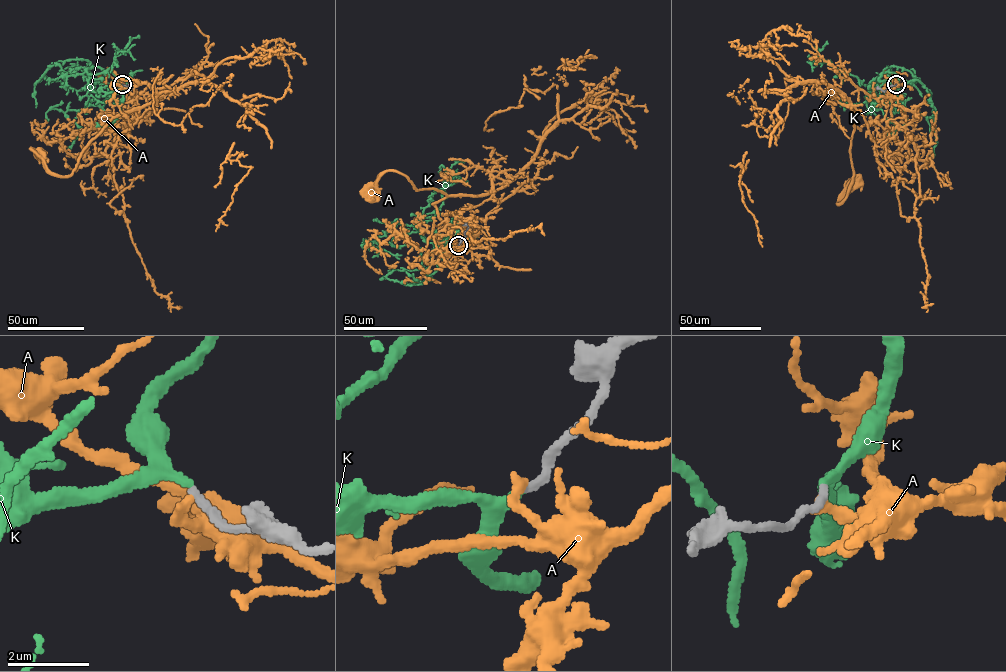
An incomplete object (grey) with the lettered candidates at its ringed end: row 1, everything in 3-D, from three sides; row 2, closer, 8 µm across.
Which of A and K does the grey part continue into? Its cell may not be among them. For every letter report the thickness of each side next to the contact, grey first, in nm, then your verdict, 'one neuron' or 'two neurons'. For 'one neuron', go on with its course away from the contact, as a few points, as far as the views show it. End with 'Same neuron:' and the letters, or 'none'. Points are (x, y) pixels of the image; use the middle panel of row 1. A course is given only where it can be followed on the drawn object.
A: 220/240 nm | two neurons
K: 200/240 nm | one neuron | via (458, 245), (443, 248), (446, 236), (454, 239), (426, 239), (416, 222), (440, 207), (455, 171), (467, 181)
Same neuron: K

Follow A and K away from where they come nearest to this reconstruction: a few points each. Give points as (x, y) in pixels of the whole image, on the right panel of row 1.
A: (896, 84), (890, 120), (854, 127), (853, 178), (837, 205), (857, 181)
K: (896, 84), (898, 93), (889, 101), (892, 86), (886, 72), (866, 85), (845, 75), (818, 56), (826, 41)

